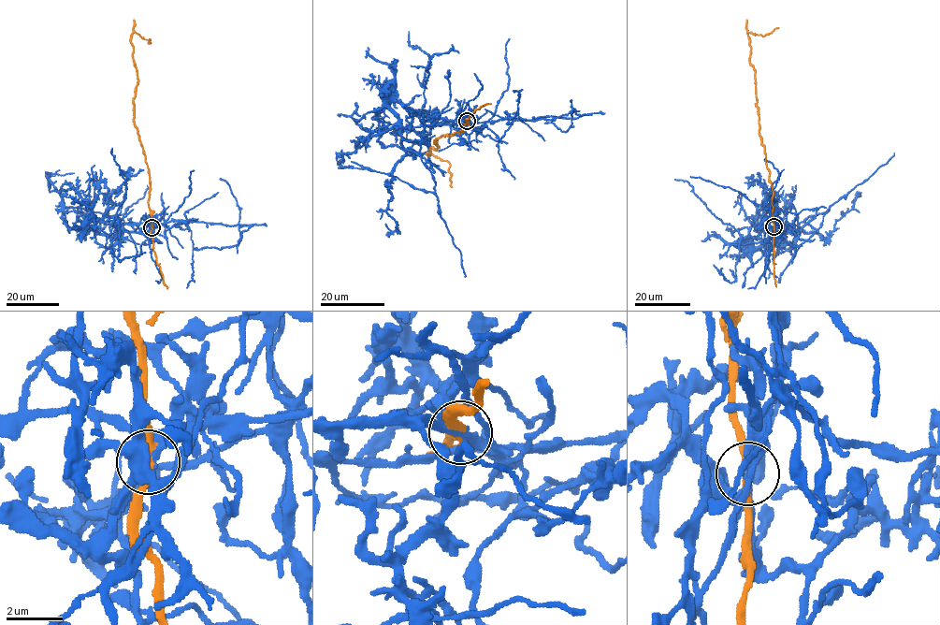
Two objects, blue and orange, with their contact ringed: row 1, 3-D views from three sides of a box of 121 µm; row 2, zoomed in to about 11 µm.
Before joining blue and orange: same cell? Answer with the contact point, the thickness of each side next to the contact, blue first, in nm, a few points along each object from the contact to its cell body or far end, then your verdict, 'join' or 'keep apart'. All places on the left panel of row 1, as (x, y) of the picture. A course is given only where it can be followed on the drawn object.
place (151, 227); calibres 300 and 240 nm; course blue (151, 227), (146, 235), (127, 231), (117, 217), (104, 216), (86, 225), (113, 237), (147, 185); course orange (151, 227), (149, 171), (134, 120), (137, 77), (131, 41), (136, 32), (149, 43), (151, 39); keep apart

